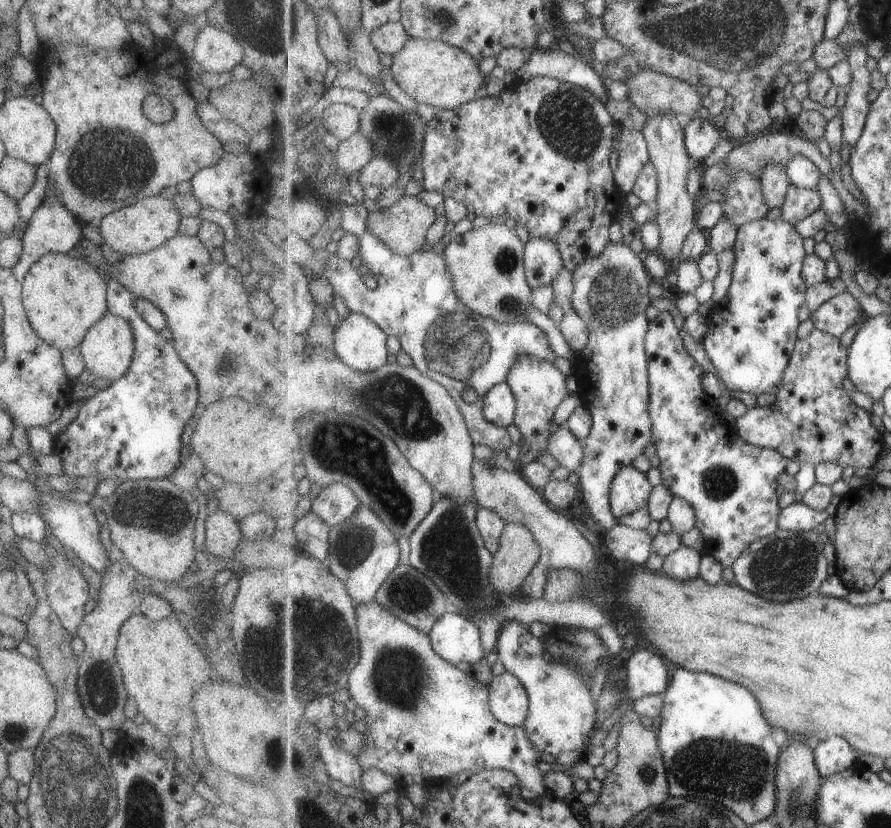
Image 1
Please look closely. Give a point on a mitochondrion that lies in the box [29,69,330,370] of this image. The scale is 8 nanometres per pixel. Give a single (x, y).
(88, 168)

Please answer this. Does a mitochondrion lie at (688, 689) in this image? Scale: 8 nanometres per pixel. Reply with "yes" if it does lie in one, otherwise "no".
no

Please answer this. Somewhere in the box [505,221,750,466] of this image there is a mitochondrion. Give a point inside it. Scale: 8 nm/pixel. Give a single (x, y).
(614, 294)

